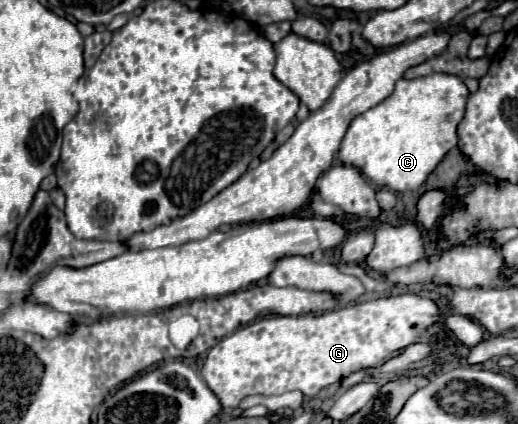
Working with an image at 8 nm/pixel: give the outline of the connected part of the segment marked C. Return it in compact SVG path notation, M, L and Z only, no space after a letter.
M432 73L418 79L400 79L390 97L386 97L382 103L368 109L366 113L358 115L350 123L346 137L340 145L338 159L346 165L354 165L364 173L364 177L368 177L380 187L386 185L392 191L416 191L428 179L434 167L442 161L442 157L452 147L458 145L456 125L464 117L466 99L468 99L468 89L456 75Z

